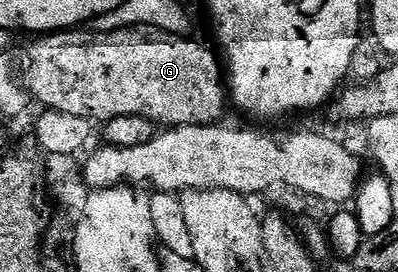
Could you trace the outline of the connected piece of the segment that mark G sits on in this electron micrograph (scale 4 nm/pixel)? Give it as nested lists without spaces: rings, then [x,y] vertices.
[[[129,27],[128,29],[118,29],[117,31],[60,31],[50,35],[39,35],[34,38],[32,45],[27,45],[23,49],[23,54],[17,57],[17,69],[23,72],[21,76],[21,85],[32,98],[35,97],[43,104],[44,110],[56,109],[65,115],[81,115],[95,123],[106,123],[117,119],[121,115],[141,115],[145,119],[154,121],[159,127],[174,127],[177,125],[214,125],[222,122],[223,112],[229,109],[229,89],[225,84],[225,73],[221,68],[221,61],[218,56],[215,57],[203,45],[191,41],[187,37],[178,37],[172,33],[161,31],[157,27]]]

